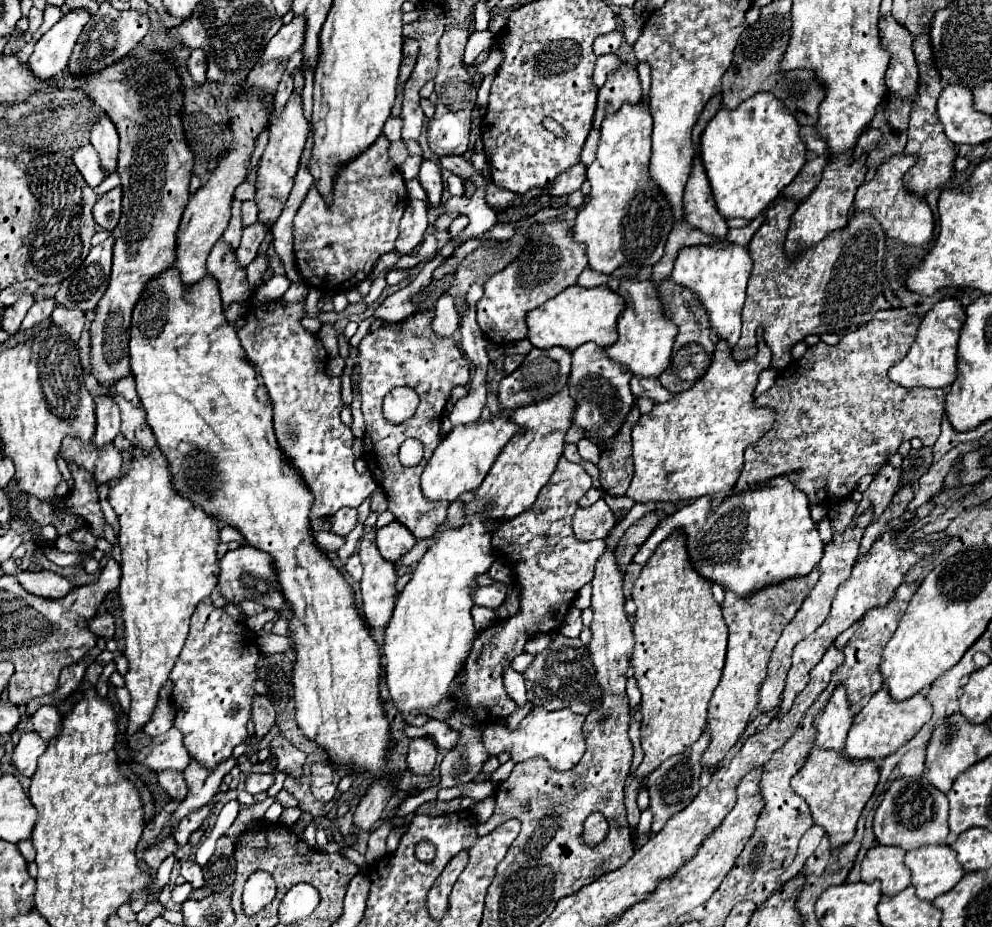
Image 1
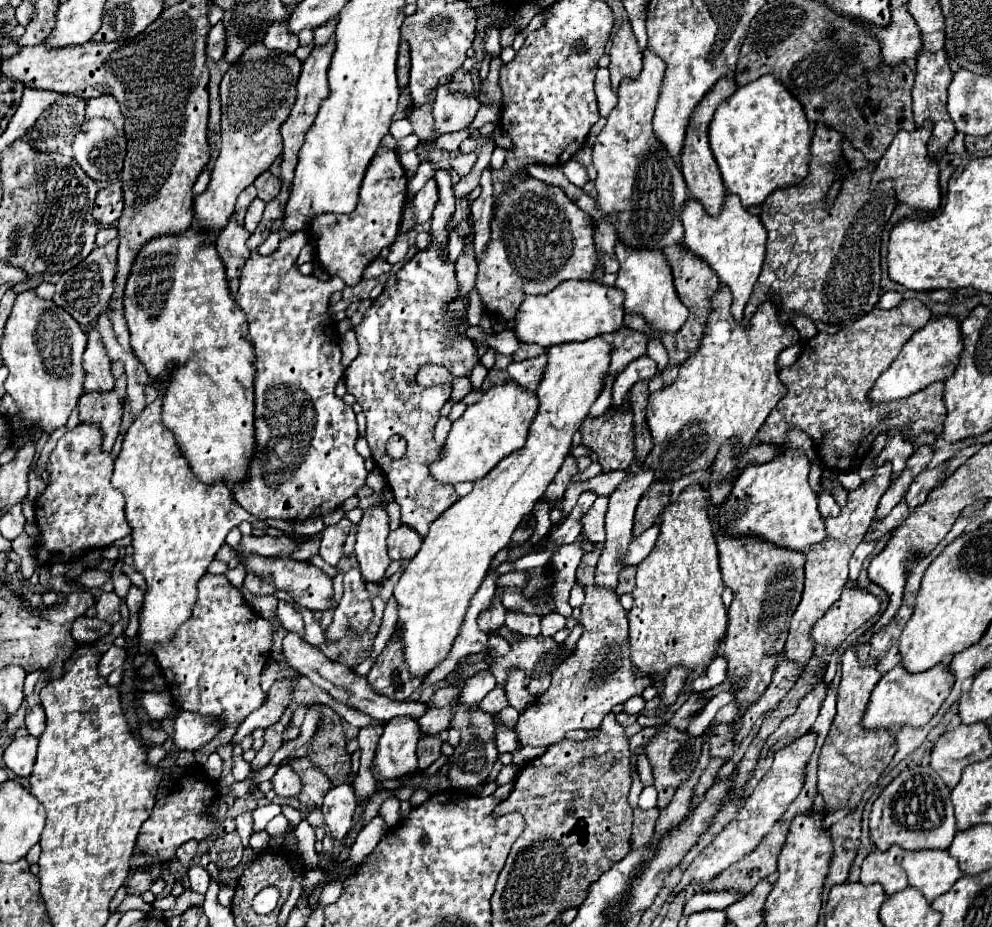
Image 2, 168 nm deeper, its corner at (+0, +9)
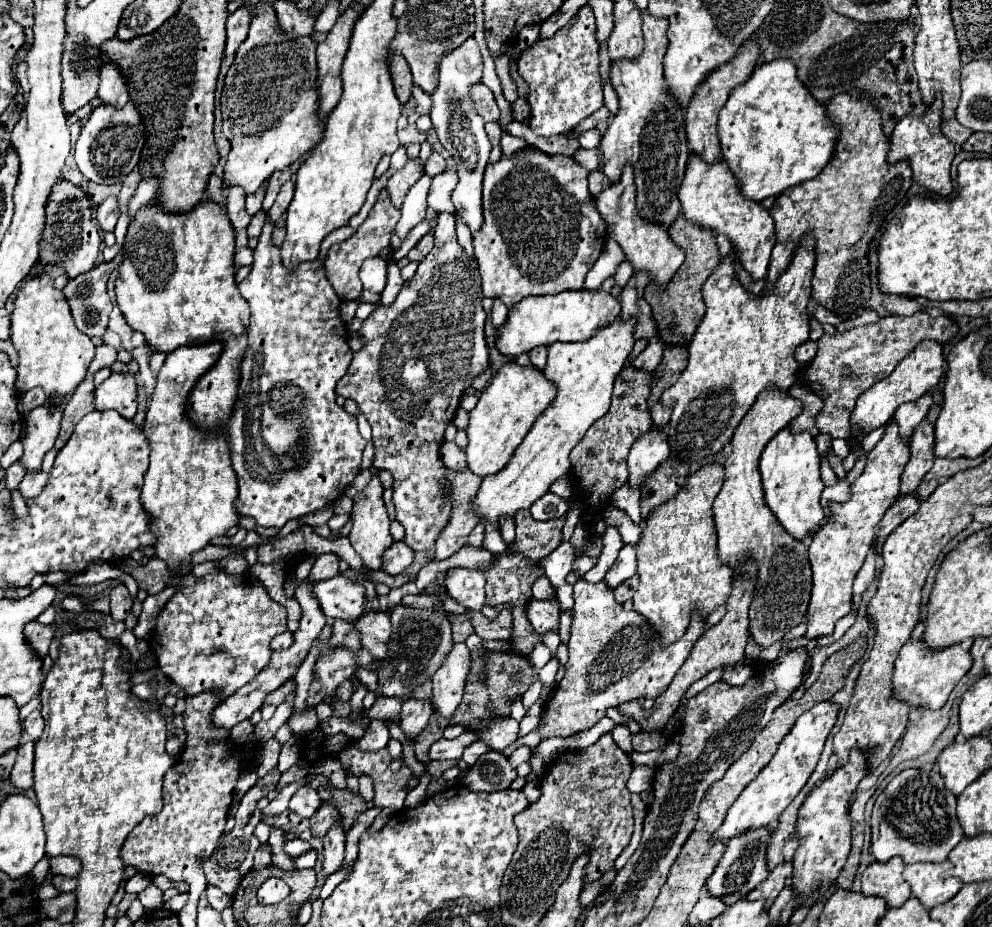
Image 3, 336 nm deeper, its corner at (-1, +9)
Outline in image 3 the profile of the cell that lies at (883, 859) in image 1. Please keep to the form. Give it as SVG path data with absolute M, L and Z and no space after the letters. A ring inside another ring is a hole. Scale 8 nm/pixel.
M894 856L888 862L874 862L862 874L862 894L880 896L890 908L898 908L904 900L910 898L908 882L902 878L904 862L900 856Z

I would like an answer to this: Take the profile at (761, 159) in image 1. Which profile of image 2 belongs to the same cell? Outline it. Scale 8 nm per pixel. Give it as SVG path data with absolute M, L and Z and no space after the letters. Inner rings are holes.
M765 74L751 84L745 84L737 88L737 92L719 104L711 124L709 124L709 144L713 150L713 156L719 164L723 184L729 194L735 194L741 198L741 204L747 206L759 206L773 190L789 184L797 184L807 176L809 168L809 122L805 118L803 106L771 76Z

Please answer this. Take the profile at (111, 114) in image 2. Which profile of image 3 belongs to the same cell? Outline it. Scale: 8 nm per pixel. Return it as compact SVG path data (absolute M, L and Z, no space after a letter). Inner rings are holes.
M106 64L102 68L98 98L102 98L104 104L112 104L116 108L122 108L130 100L128 86L124 84L124 78L120 76L120 68L116 68L116 64Z

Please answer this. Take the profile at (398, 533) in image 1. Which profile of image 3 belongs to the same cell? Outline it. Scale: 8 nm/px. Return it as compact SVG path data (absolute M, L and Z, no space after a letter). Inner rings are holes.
M394 542L388 548L388 552L384 552L384 564L380 566L380 570L384 570L390 576L398 576L410 568L412 560L414 560L414 550L408 548L404 542Z

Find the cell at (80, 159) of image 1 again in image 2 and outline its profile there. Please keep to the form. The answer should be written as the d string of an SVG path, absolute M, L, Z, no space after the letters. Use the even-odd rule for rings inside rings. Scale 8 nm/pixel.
M85 120L81 124L79 134L75 136L73 142L73 152L75 152L75 162L85 170L85 174L93 180L115 180L123 168L123 158L125 158L125 134L117 132L111 122L107 120Z

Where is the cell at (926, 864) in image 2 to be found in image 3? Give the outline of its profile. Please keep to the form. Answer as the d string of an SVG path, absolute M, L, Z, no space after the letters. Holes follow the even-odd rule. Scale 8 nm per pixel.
M946 860L942 864L934 862L920 862L908 864L904 868L904 880L912 888L912 896L918 898L924 908L932 910L948 900L952 900L964 882L952 874L952 864Z

